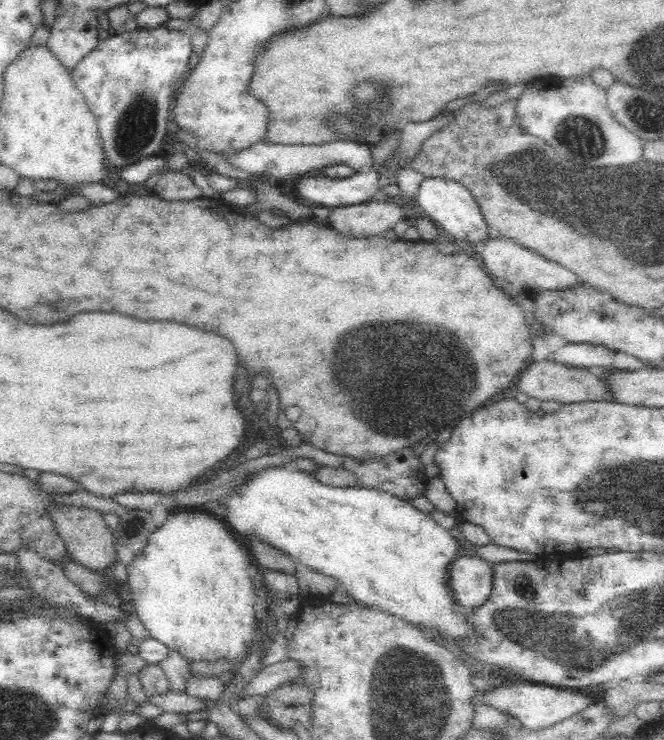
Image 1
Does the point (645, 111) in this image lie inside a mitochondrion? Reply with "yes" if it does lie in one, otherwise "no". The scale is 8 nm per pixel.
yes

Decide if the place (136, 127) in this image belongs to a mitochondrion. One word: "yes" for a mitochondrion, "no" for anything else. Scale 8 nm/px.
yes

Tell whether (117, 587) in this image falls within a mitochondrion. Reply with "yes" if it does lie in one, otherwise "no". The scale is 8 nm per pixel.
no

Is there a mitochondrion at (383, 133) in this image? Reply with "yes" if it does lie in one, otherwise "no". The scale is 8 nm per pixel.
no

